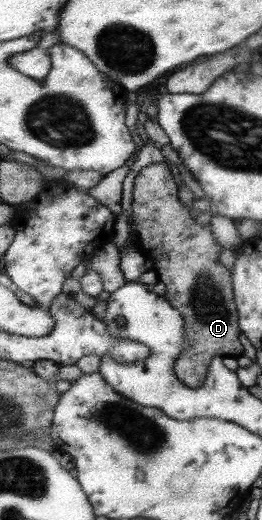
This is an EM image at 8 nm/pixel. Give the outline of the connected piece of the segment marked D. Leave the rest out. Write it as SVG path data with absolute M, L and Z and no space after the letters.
M165 160L165 162L157 162L154 164L149 164L145 168L143 168L139 175L135 178L134 181L134 201L133 201L133 219L134 224L137 227L137 238L138 244L143 249L143 252L147 255L152 268L155 269L157 274L159 275L159 281L165 283L167 285L166 290L166 298L171 300L173 306L179 308L185 320L187 321L187 349L185 349L185 353L183 353L183 357L181 359L177 359L176 370L177 375L180 376L182 380L190 385L191 387L198 388L206 384L207 377L209 377L209 373L211 371L212 361L215 359L217 355L224 356L234 356L239 357L245 355L245 345L241 343L241 326L240 326L240 311L239 307L237 307L236 303L236 291L235 291L235 281L233 279L232 270L227 269L221 260L219 259L219 255L221 255L221 251L225 249L219 241L217 241L217 235L215 235L215 231L213 231L211 225L208 227L203 227L197 224L196 218L193 218L191 215L191 208L187 207L187 205L183 205L181 203L181 199L179 198L179 185L177 185L177 181L175 181L175 177L173 176L173 169L171 169L171 165L169 162Z

